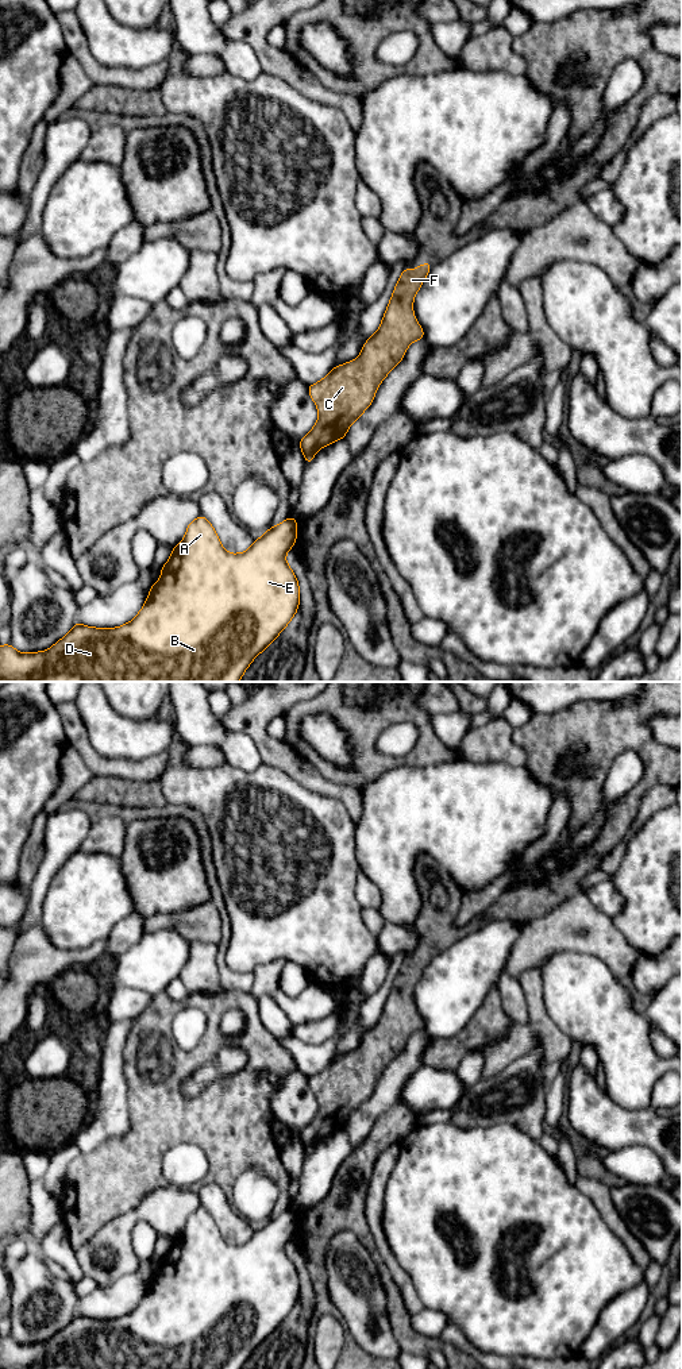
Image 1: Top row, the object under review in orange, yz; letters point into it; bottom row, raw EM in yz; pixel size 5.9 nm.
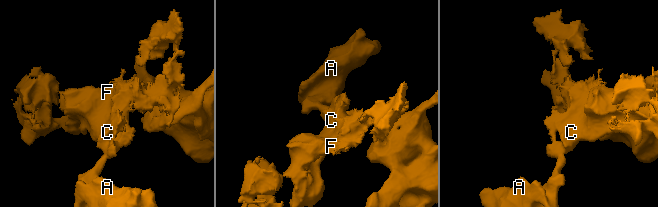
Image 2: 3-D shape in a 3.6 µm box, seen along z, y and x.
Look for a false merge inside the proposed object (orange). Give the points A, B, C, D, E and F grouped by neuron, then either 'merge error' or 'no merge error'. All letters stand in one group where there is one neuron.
groups A B D E / C F; merge error

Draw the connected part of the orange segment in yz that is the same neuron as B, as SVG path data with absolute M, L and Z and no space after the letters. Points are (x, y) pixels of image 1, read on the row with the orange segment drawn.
M200 514L188 525L182 541L173 548L169 560L161 568L159 582L153 582L142 610L131 622L109 629L85 626L76 622L66 636L42 652L20 653L11 644L0 645L0 682L239 682L255 656L277 639L298 609L298 581L285 560L286 552L294 545L296 537L297 522L293 516L267 529L263 536L255 539L247 551L242 554L228 554L221 545L212 524Z

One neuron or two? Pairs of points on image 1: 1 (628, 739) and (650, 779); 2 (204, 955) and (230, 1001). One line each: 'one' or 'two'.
1: one
2: two

